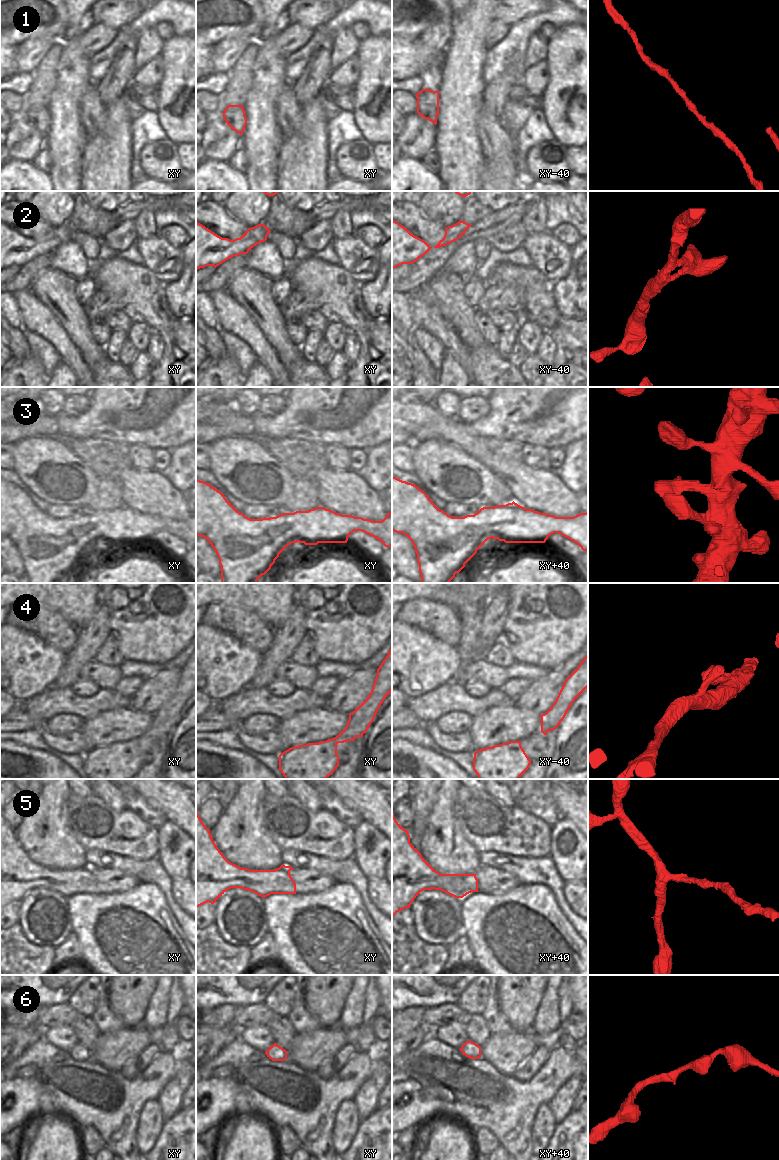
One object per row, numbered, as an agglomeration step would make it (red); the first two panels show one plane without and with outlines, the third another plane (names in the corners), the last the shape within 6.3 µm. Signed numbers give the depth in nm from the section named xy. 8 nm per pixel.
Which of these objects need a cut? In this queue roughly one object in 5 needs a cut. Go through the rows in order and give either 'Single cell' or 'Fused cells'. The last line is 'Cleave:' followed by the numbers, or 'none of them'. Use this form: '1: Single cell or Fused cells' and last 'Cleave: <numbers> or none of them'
1: Single cell
2: Single cell
3: Single cell
4: Single cell
5: Single cell
6: Single cell
Cleave: none of them.

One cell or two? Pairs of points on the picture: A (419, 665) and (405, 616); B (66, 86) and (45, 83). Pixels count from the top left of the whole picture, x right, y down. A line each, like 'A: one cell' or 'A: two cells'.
A: two cells
B: two cells

